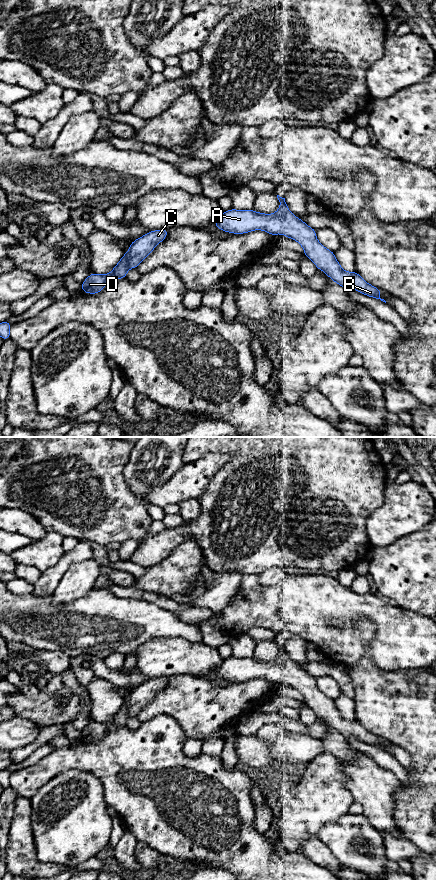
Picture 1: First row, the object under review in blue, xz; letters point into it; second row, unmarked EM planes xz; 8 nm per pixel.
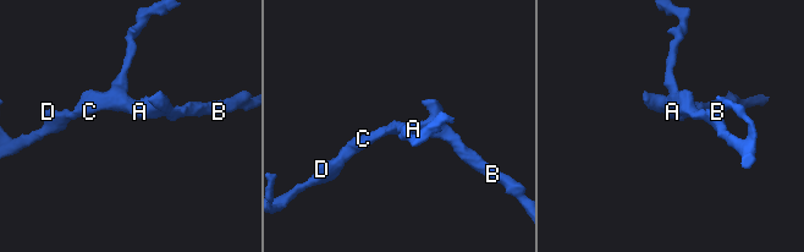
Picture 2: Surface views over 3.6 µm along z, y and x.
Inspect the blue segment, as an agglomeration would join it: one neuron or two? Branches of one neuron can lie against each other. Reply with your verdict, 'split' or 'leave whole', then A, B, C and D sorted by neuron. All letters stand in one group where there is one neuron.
leave whole; groups A B C D

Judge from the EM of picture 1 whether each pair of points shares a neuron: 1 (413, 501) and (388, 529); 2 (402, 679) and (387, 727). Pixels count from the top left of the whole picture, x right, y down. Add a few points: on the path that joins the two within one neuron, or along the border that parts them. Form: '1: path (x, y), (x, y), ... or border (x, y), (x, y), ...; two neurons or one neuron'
1: path (406, 508), (390, 522); one neuron
2: path (402, 691), (402, 712), (399, 715); one neuron

